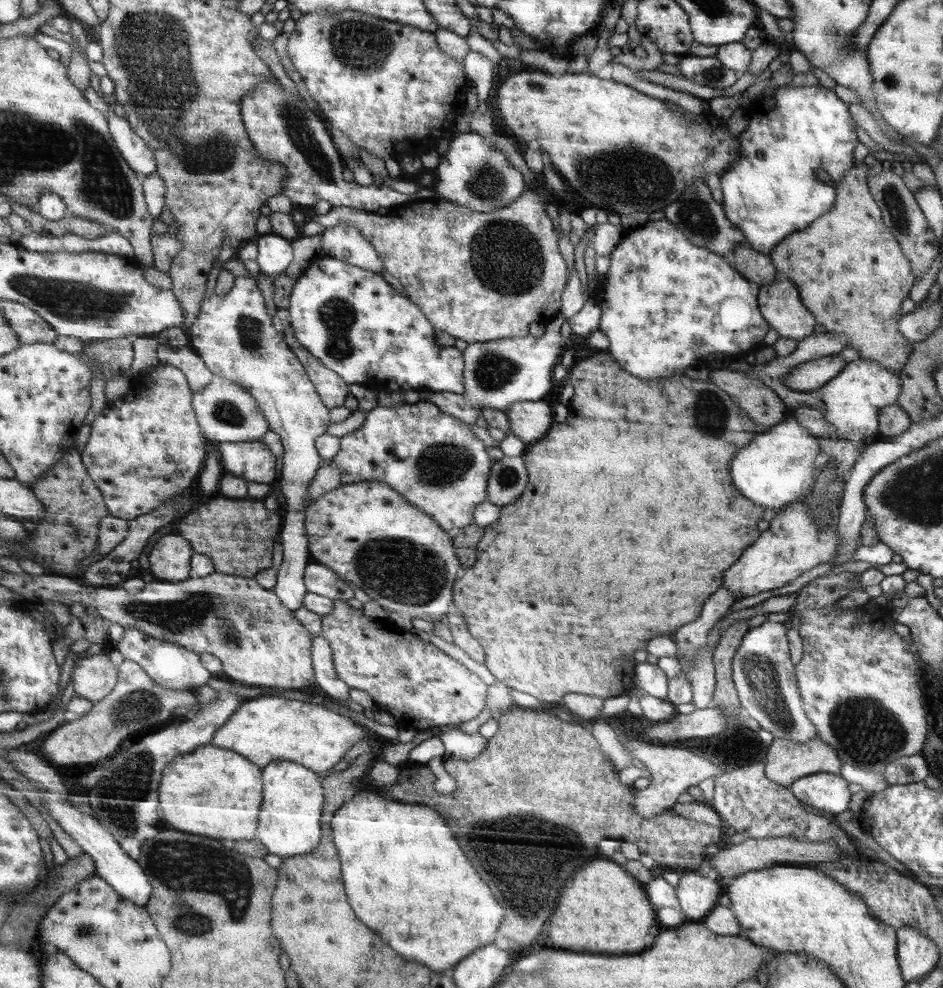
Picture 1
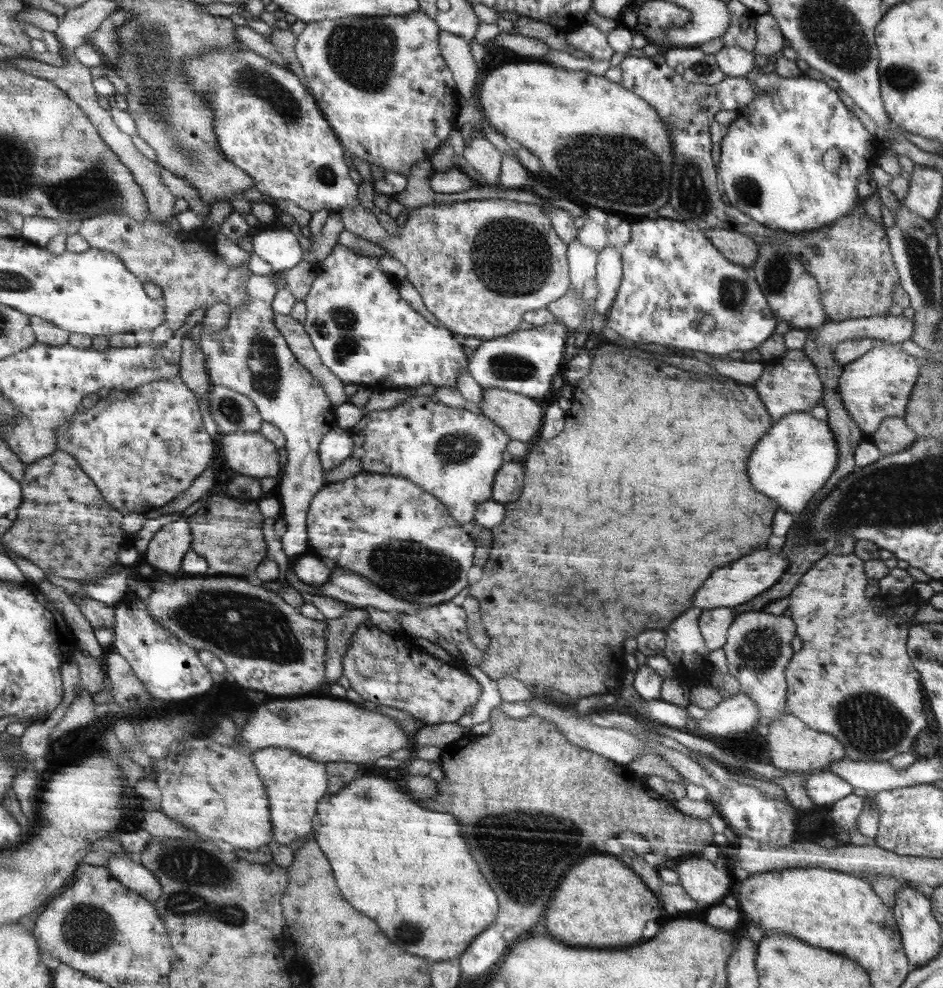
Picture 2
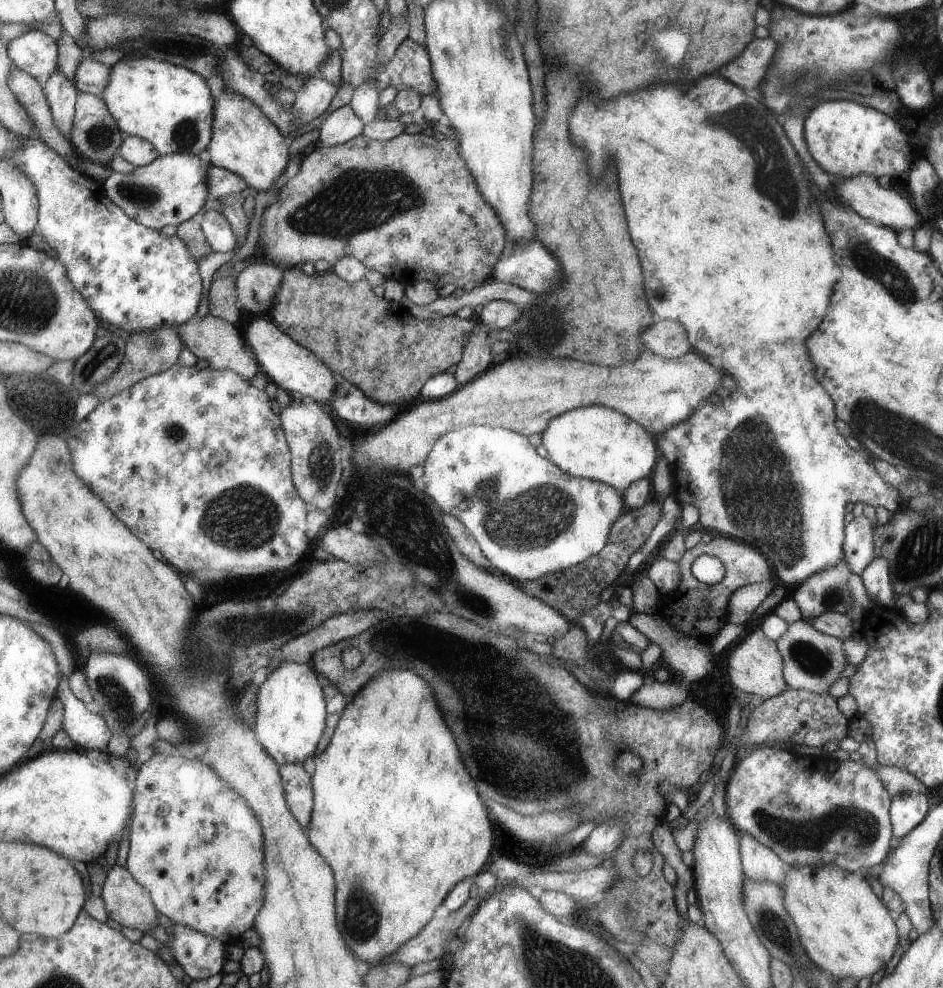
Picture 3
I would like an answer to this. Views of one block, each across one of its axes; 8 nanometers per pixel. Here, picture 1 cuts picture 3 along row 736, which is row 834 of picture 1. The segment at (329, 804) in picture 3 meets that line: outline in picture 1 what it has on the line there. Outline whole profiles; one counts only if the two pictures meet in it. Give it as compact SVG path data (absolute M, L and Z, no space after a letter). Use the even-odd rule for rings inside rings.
M356 789L353 792L352 800L345 802L334 812L331 818L331 829L336 848L340 850L339 858L344 858L344 882L348 882L347 901L352 902L352 906L356 906L356 914L360 914L360 918L364 918L364 922L368 922L368 926L372 926L372 930L376 930L376 934L384 934L384 942L388 942L390 946L396 946L396 950L400 950L400 954L404 954L404 958L424 962L426 966L432 966L432 970L438 970L438 972L444 972L446 968L458 964L462 958L472 954L476 948L490 944L494 940L494 934L496 934L500 922L502 922L504 910L498 904L498 900L494 898L488 884L478 876L478 872L474 870L474 866L470 864L470 860L462 852L462 848L456 842L446 820L434 808L428 808L428 806L416 806L414 803L404 804L386 798L378 792L372 792L372 790Z

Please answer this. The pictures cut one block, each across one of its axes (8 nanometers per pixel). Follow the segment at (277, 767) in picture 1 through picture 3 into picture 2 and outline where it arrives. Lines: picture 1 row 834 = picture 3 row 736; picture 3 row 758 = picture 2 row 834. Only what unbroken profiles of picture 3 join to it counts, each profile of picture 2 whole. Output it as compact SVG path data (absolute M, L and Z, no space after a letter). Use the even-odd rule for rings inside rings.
M288 748L258 750L250 756L267 789L271 821L276 824L273 840L290 846L301 844L309 832L314 833L312 818L318 812L320 801L327 796L330 789L325 764L316 762L306 755L296 754Z

